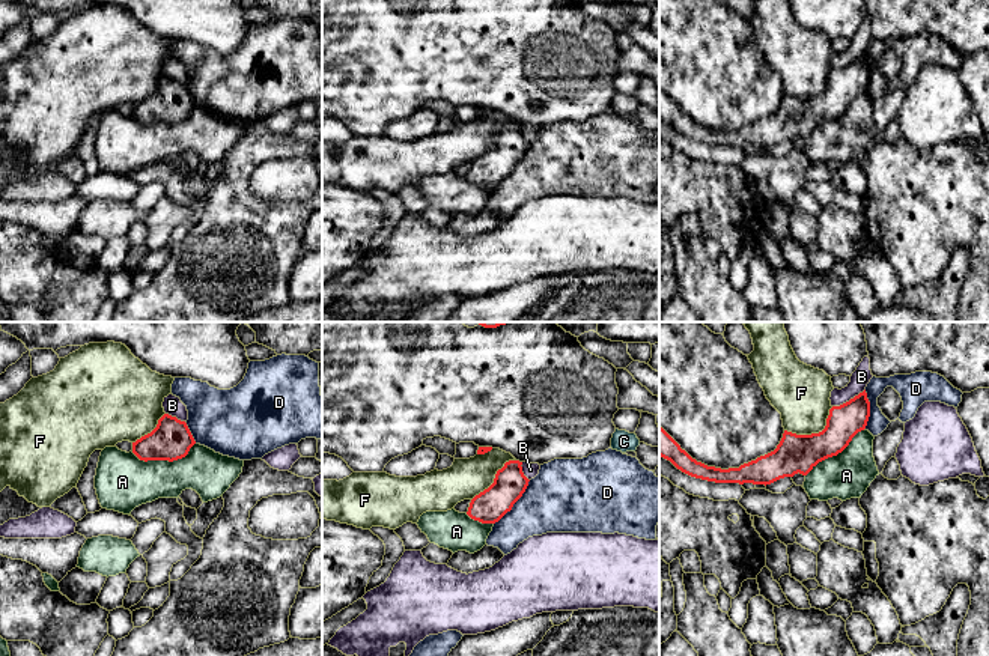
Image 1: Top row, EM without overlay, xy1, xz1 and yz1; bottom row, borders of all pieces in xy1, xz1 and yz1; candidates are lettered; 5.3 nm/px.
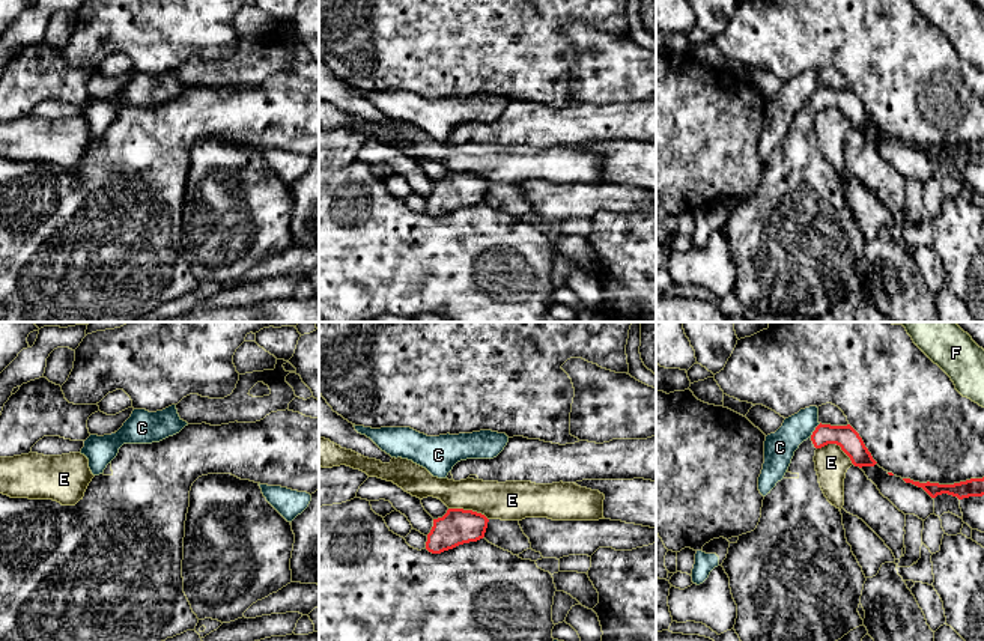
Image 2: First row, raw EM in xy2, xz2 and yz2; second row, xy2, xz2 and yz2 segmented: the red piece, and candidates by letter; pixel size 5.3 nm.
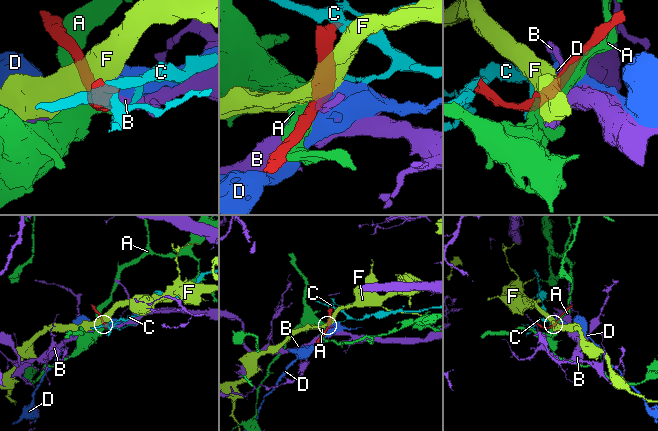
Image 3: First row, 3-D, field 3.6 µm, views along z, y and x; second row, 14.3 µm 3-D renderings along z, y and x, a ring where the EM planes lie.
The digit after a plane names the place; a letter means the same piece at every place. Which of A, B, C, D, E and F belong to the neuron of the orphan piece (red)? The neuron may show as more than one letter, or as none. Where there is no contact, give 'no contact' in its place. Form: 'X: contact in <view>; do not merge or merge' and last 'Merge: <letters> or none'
A: contact in xy1; do not merge
B: contact in yz1; do not merge
C: contact in yz2; do not merge
D: contact in xz1; do not merge
E: contact in yz2; do not merge
F: contact in yz1; do not merge
Merge: none

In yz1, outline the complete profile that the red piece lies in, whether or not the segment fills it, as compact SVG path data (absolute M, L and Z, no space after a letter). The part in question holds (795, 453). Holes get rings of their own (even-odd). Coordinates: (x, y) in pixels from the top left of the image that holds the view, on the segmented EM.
M864 390L849 402L832 406L822 432L796 435L784 430L774 451L729 469L697 462L659 426L659 456L695 478L766 486L798 472L807 475L819 462L841 453L852 438L866 429L869 417L870 402Z

